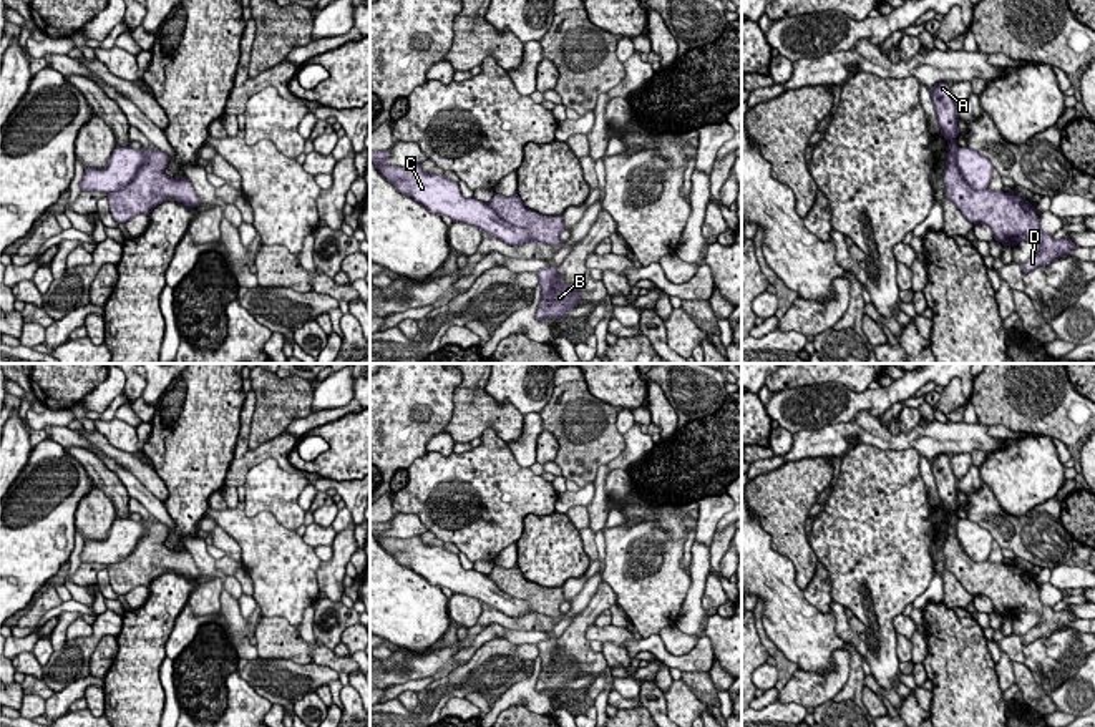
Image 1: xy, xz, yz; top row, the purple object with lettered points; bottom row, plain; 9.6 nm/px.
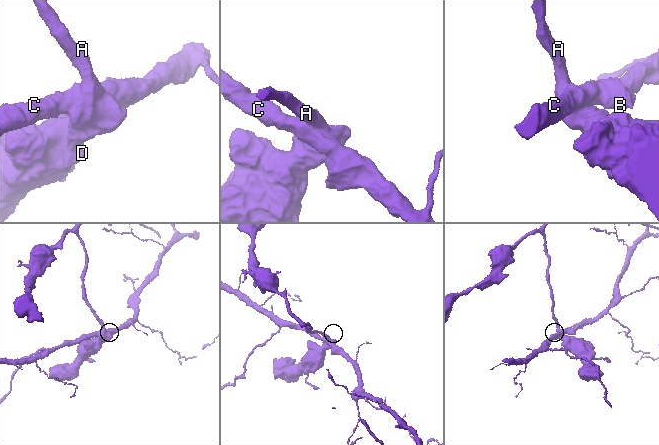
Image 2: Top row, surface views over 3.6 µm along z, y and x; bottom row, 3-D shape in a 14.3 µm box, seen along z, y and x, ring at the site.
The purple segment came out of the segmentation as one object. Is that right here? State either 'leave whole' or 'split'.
split

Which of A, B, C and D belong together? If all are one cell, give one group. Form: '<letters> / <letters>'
A D / B C

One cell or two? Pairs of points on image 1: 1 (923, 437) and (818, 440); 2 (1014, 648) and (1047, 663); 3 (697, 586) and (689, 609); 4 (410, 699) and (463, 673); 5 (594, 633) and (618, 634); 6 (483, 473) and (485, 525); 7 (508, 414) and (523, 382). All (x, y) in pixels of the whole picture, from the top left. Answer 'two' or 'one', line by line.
1: one
2: two
3: one
4: two
5: one
6: one
7: two

